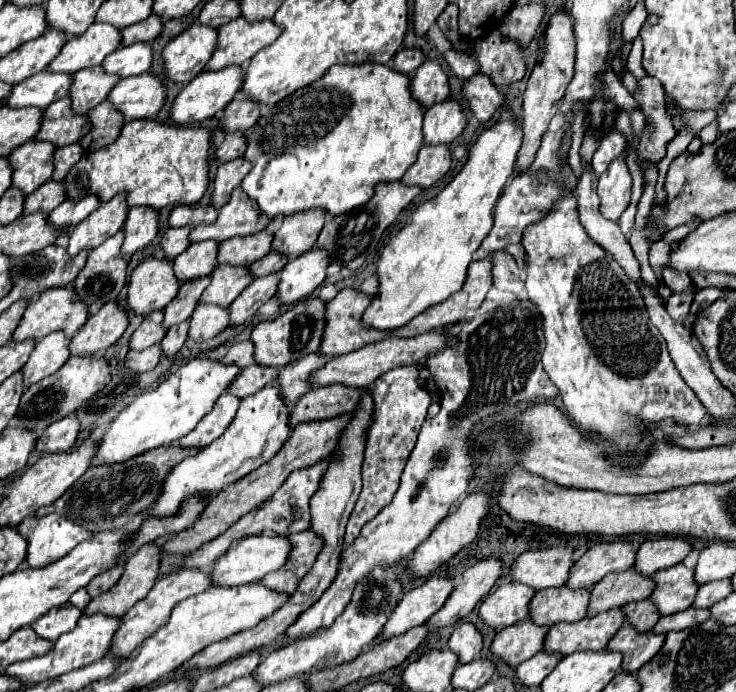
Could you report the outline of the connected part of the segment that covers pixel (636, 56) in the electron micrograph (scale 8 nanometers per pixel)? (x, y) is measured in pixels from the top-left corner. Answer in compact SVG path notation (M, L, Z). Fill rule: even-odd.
M637 38L635 44L633 44L633 48L631 48L631 52L629 52L629 56L627 56L627 70L629 70L635 78L647 76L645 70L643 70L643 66L641 66L641 54L643 54L643 46L641 46L641 40Z

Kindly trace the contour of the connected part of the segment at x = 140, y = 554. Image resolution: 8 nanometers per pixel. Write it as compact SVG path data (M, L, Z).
M143 544L127 562L125 572L109 592L103 596L91 598L83 614L105 614L105 616L123 616L137 600L147 596L153 588L159 574L161 552L155 544Z

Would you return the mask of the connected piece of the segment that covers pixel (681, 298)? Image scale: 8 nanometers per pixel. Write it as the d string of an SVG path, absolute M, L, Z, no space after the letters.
M685 290L685 292L679 292L679 294L675 292L675 294L671 294L669 300L665 300L665 308L667 308L667 312L671 314L673 320L683 322L683 318L689 314L689 308L693 304L693 296L695 296L693 290Z

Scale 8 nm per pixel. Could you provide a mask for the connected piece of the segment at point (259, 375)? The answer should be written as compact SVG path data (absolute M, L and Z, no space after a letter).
M251 364L239 372L239 376L227 386L227 392L237 398L247 398L247 396L255 394L257 390L273 384L275 374L277 374L277 368Z

